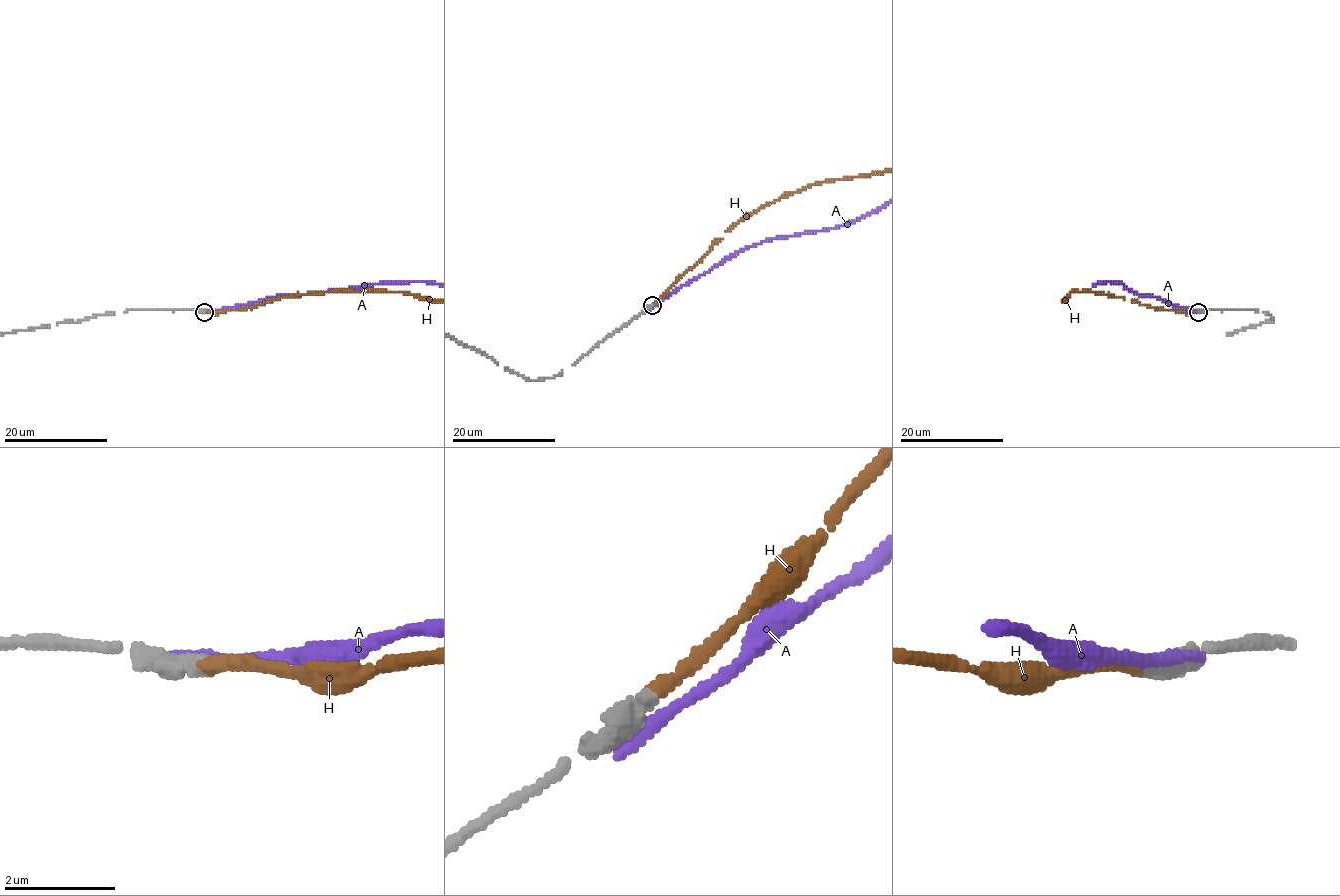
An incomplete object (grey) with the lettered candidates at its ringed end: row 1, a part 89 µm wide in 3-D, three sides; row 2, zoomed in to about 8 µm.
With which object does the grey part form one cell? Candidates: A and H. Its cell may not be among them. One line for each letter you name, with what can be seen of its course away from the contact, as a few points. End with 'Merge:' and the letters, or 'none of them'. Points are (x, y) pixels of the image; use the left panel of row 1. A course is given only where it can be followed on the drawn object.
Merge: H

